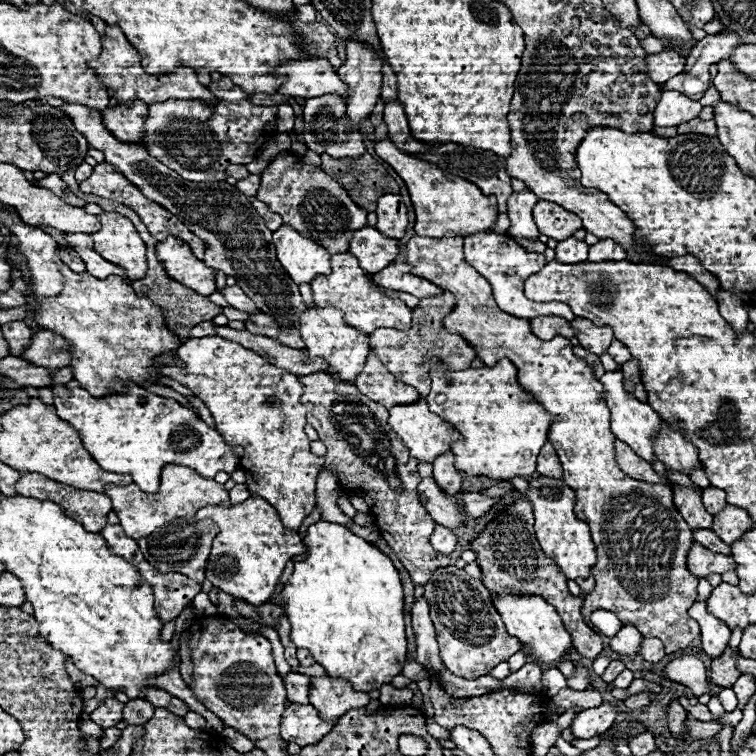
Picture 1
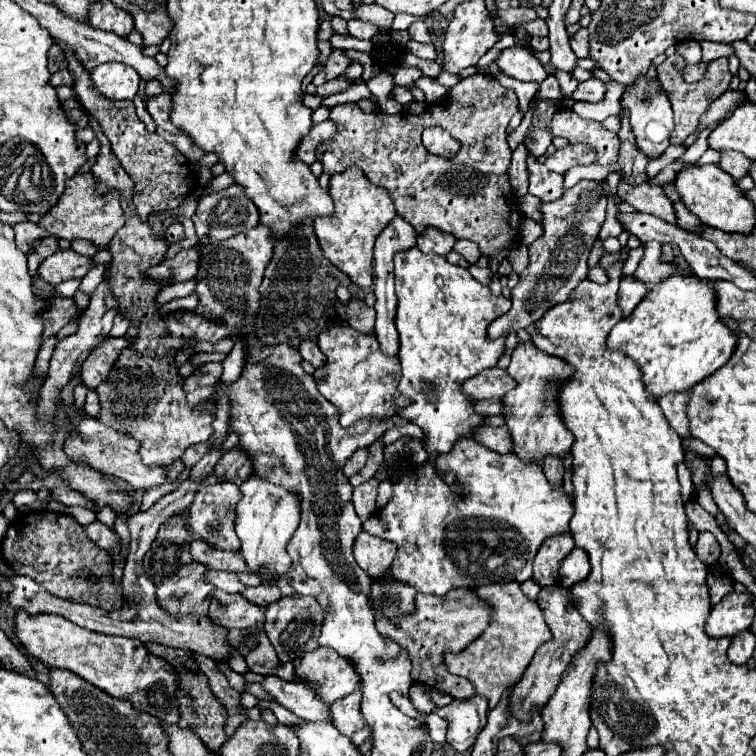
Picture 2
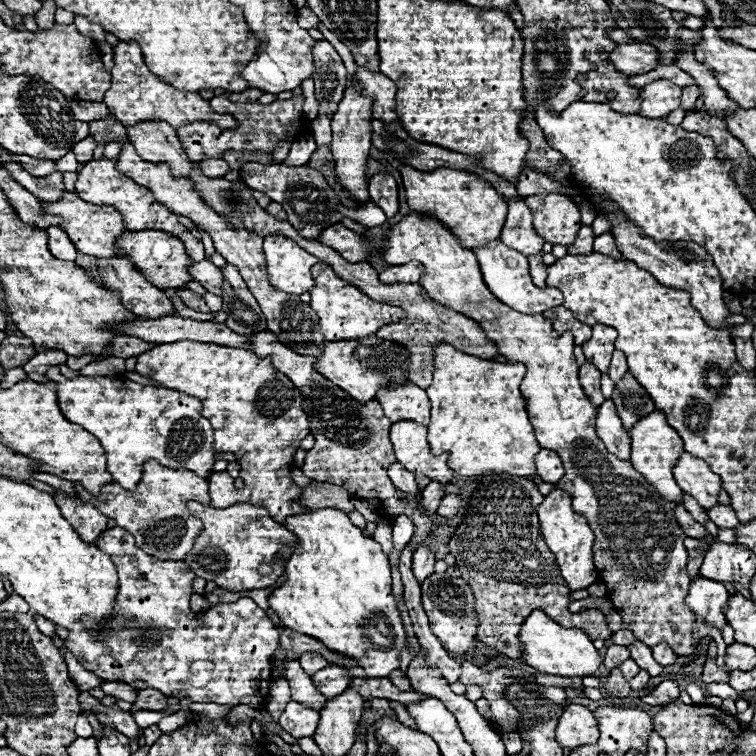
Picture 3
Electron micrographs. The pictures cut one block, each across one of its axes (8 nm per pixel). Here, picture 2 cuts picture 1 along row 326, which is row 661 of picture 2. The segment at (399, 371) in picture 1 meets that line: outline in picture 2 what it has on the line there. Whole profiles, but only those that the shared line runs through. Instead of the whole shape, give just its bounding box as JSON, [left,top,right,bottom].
[376,588,490,700]

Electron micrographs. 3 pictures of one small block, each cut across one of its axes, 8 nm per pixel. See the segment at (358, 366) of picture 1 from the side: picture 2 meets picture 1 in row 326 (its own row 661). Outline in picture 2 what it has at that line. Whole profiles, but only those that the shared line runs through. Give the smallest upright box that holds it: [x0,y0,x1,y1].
[296,646,360,704]

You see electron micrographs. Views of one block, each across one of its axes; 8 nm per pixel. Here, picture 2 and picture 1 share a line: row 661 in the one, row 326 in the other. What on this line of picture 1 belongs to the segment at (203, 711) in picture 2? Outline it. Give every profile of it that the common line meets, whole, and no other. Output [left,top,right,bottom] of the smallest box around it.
[62,168,222,336]

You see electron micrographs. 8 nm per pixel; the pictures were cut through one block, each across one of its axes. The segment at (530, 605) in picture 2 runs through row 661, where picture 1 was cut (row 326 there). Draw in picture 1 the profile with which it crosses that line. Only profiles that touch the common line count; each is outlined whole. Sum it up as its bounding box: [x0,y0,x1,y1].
[406,236,700,654]

